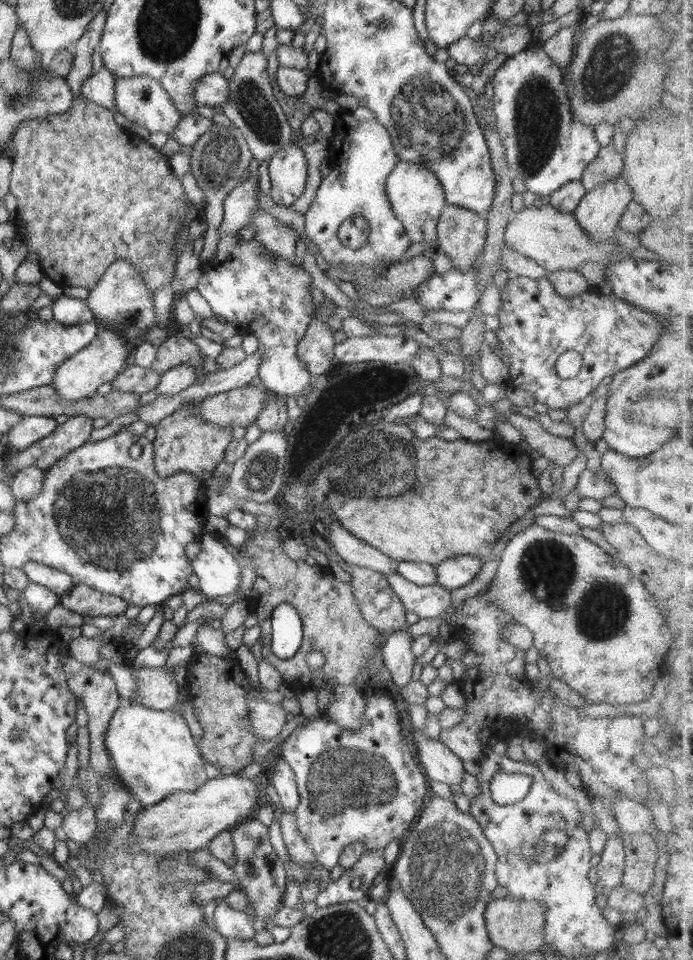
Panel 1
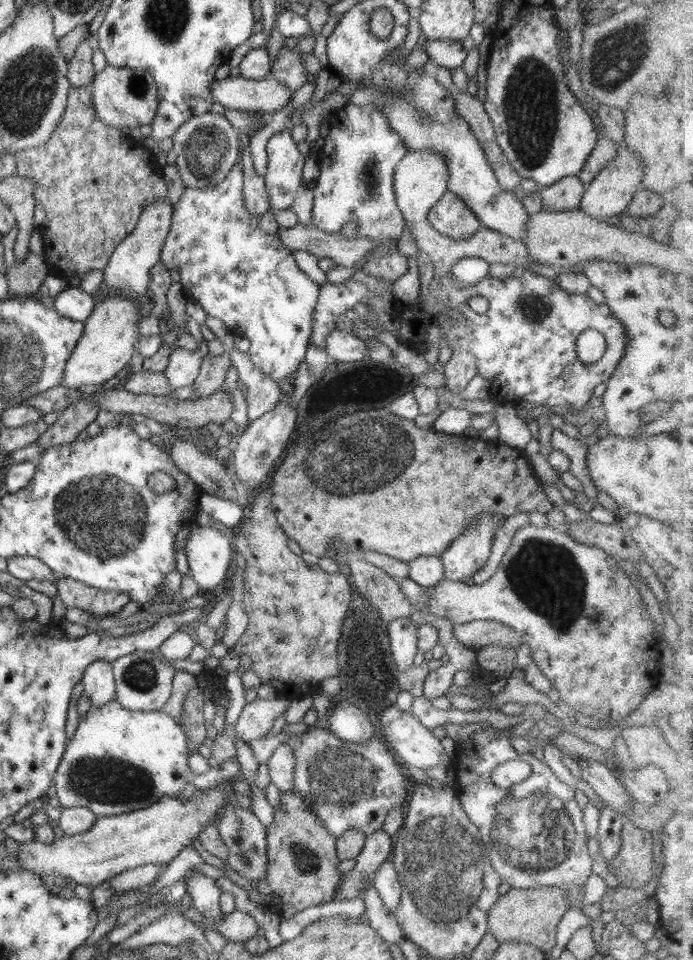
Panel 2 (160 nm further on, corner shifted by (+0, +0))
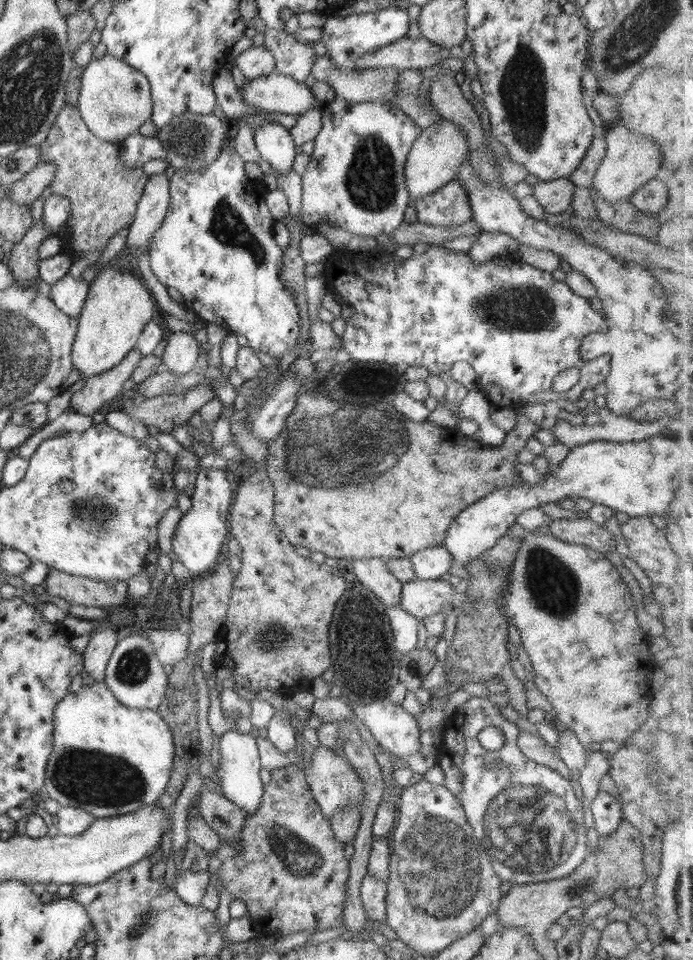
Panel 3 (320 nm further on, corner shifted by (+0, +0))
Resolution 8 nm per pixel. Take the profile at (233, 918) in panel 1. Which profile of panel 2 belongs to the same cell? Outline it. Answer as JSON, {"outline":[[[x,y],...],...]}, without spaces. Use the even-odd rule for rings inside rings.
{"outline":[[[195,873],[187,880],[187,892],[192,898],[192,906],[206,918],[214,922],[221,921],[223,914],[220,906],[220,895],[223,893],[211,877]]]}

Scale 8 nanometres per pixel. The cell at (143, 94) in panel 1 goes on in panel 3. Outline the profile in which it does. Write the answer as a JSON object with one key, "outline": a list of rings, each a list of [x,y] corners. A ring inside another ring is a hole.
{"outline":[[[106,53],[102,58],[92,59],[82,71],[77,107],[82,120],[90,129],[90,132],[94,133],[94,136],[106,142],[119,143],[127,136],[136,133],[140,125],[151,118],[152,99],[149,80],[128,63],[122,62],[111,54]]]}

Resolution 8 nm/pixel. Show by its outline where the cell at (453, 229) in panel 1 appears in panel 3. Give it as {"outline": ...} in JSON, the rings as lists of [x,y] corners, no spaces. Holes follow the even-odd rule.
{"outline":[[[458,179],[449,180],[440,190],[416,199],[414,208],[422,224],[458,228],[473,221],[473,212],[467,190]]]}

